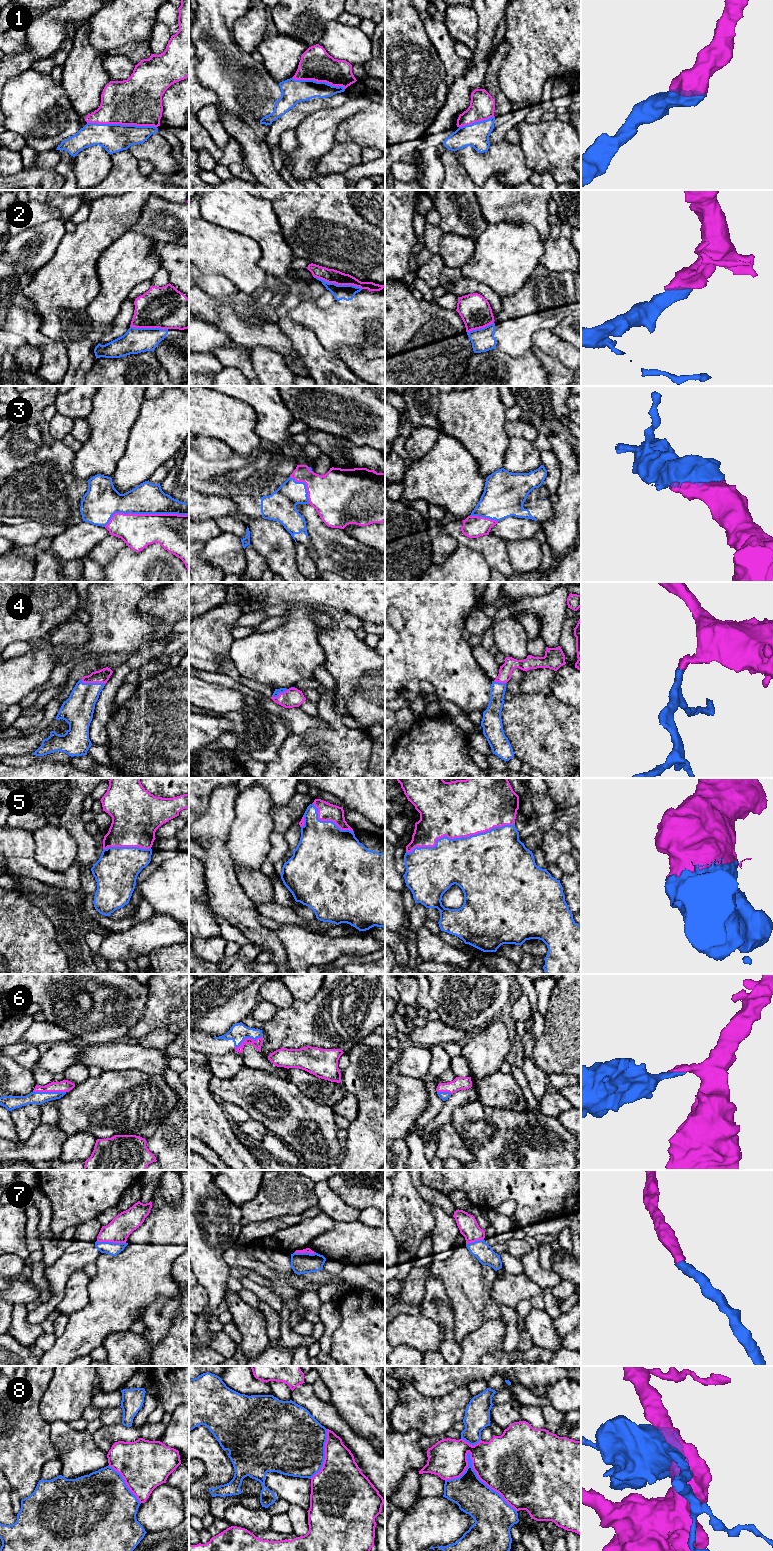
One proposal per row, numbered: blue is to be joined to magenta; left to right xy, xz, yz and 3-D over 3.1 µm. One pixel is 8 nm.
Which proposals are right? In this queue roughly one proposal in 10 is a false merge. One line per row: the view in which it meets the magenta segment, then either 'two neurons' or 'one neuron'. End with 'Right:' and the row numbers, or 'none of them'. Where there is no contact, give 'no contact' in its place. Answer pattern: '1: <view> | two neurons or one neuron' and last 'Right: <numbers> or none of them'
1: xy | one neuron
2: xz | two neurons
3: xy | one neuron
4: xy | one neuron
5: yz | one neuron
6: xy | one neuron
7: xy | one neuron
8: yz | one neuron
Right: 1, 3, 4, 5, 6, 7, 8

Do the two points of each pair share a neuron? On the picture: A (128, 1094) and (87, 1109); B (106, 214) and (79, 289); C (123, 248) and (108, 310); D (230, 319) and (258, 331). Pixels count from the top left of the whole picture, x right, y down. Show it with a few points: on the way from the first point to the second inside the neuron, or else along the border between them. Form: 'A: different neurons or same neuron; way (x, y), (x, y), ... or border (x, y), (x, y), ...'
A: same neuron; way (118, 1102), (97, 1106)
B: same neuron; way (96, 233), (79, 251), (79, 270)
C: same neuron; way (123, 263), (119, 269), (112, 295)
D: same neuron; way (237, 326), (242, 331), (251, 331)

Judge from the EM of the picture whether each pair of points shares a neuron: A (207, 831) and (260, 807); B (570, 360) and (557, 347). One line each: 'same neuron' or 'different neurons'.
A: different neurons
B: same neuron

